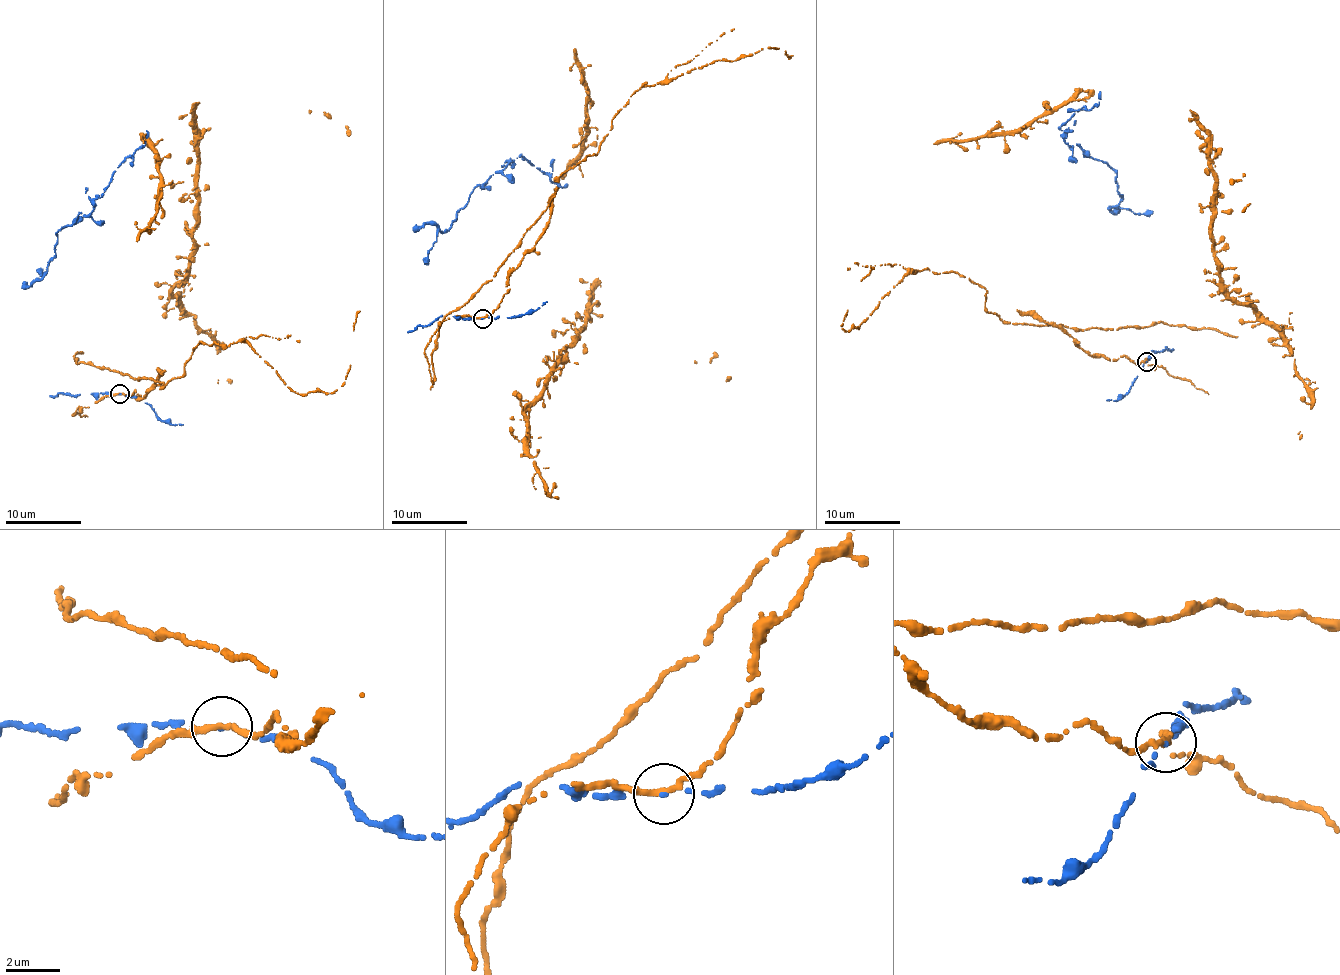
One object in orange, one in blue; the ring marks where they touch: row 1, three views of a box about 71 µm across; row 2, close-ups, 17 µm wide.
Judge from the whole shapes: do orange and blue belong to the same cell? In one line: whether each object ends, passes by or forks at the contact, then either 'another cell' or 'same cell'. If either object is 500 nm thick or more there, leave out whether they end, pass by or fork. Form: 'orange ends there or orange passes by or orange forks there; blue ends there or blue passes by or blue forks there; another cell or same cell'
orange passes by; blue ends there; another cell

